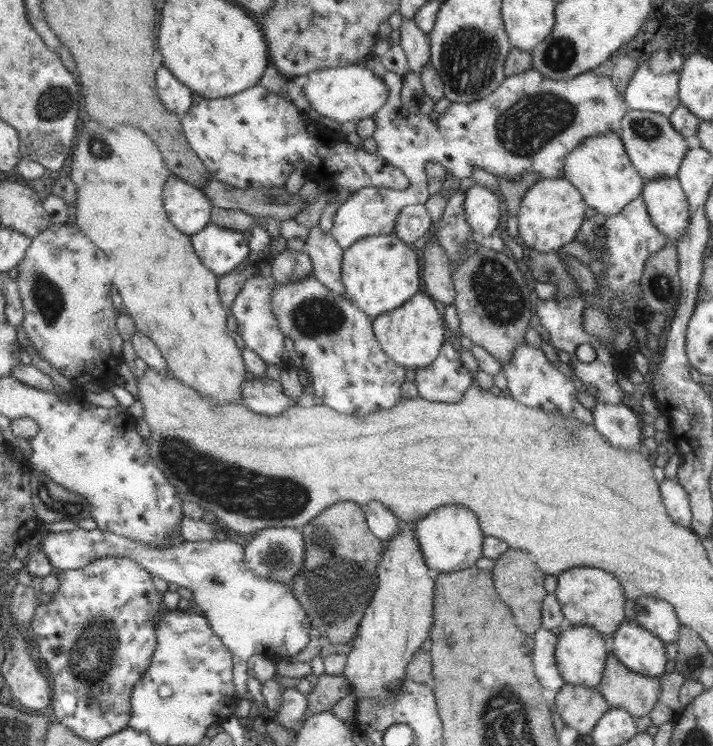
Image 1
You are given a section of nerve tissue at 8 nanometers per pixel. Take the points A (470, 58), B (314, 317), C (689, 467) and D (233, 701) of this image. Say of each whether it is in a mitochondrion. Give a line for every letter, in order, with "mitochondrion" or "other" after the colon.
A: mitochondrion
B: mitochondrion
C: other
D: other

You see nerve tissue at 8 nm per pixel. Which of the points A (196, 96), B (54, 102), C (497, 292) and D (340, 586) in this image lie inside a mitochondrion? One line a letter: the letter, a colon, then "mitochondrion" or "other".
A: other
B: mitochondrion
C: mitochondrion
D: mitochondrion

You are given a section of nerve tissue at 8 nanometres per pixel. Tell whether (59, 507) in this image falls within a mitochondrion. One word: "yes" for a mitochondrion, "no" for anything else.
yes

